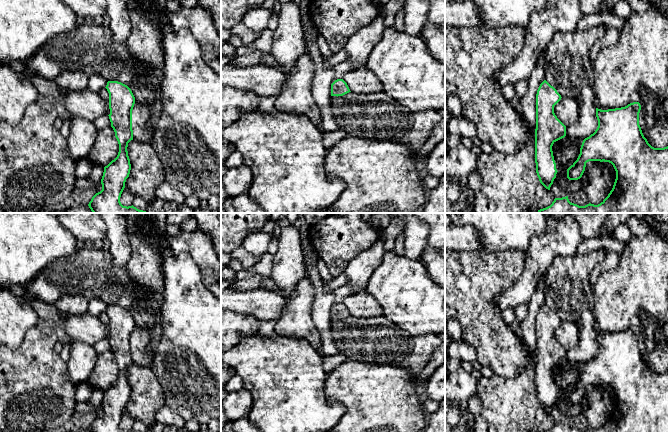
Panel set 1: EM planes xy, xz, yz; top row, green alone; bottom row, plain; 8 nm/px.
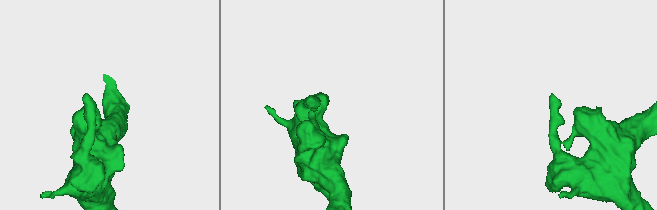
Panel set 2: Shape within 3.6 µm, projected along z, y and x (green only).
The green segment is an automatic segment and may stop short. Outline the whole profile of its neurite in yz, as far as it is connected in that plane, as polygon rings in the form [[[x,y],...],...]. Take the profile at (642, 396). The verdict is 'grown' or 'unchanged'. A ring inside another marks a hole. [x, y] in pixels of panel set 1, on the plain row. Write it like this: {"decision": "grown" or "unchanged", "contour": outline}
{"decision": "unchanged", "contour": [[[639,326],[608,334],[596,332],[598,351],[583,364],[577,384],[567,393],[567,402],[578,404],[587,386],[611,387],[616,403],[608,420],[598,429],[585,430],[571,427],[568,420],[555,422],[546,432],[669,432],[669,370],[654,372],[648,367],[639,349],[640,334]]]}

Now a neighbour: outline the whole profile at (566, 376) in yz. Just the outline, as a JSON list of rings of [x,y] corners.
[[[562,363],[552,375],[555,387],[564,391],[574,387],[580,378],[577,366],[566,363]]]

